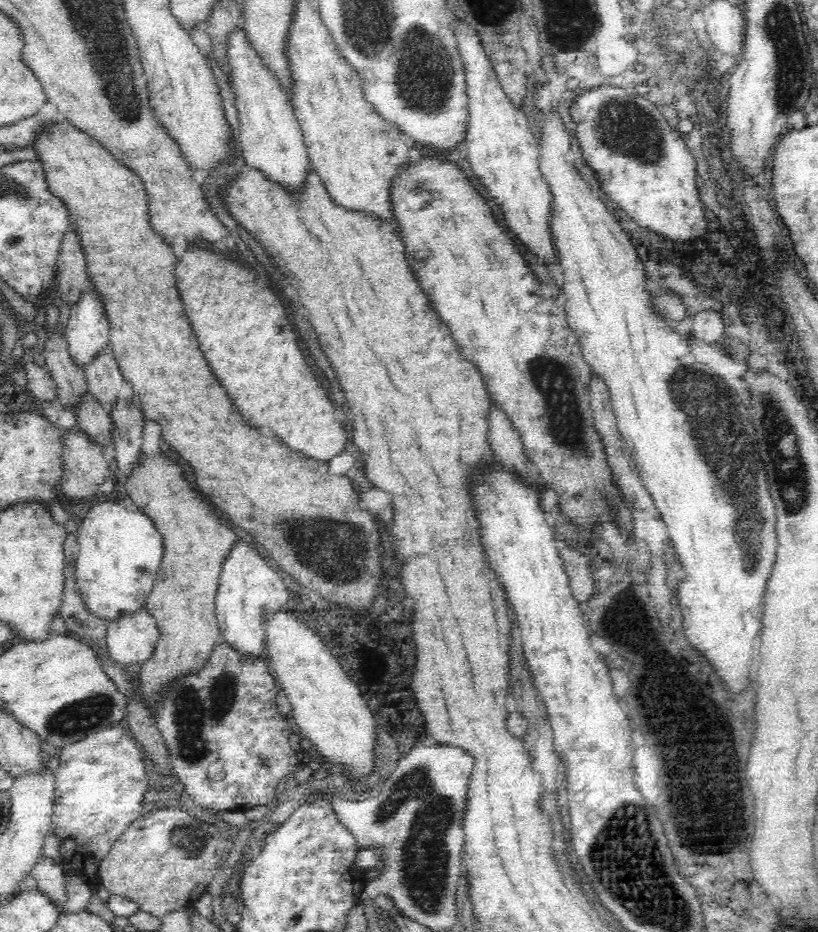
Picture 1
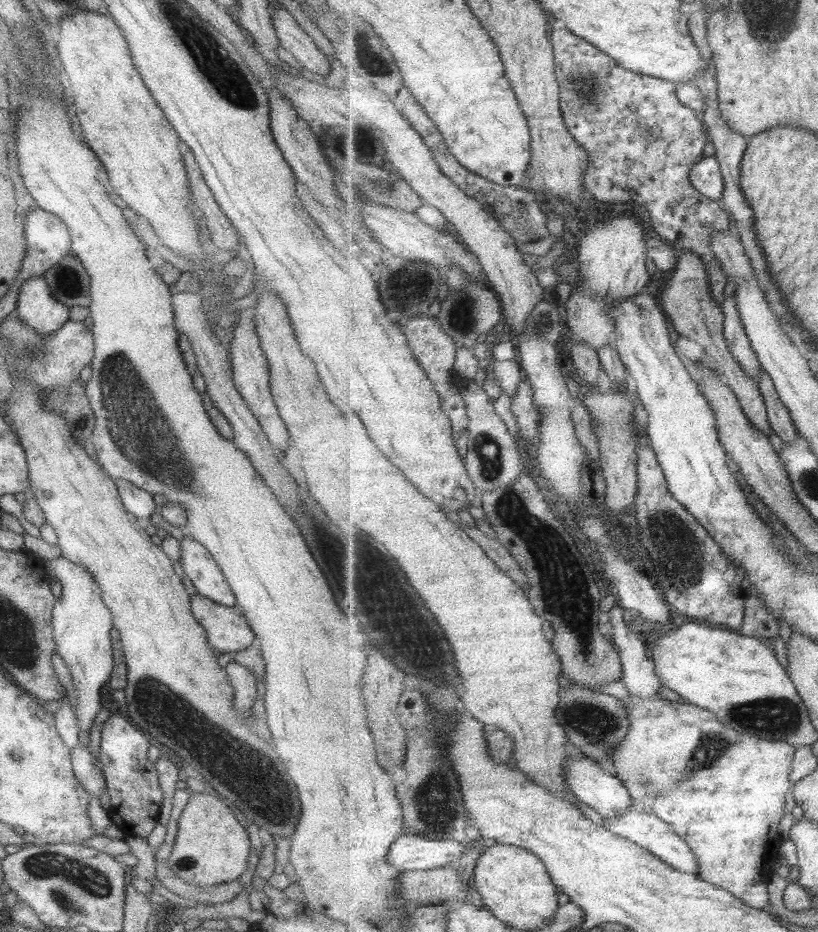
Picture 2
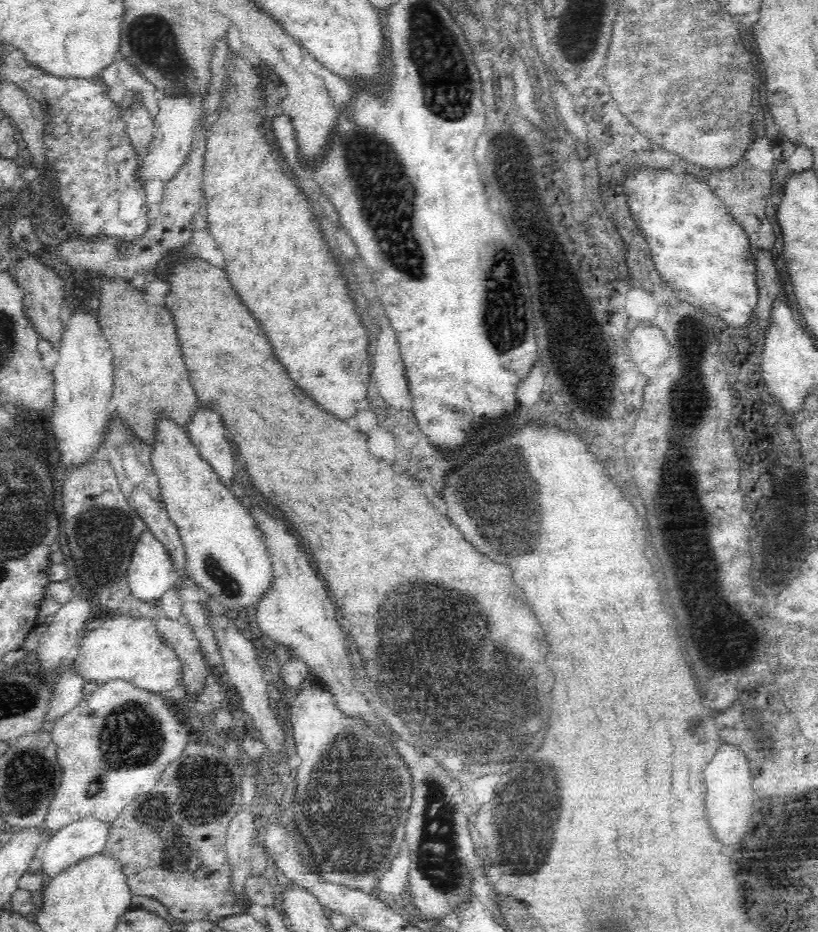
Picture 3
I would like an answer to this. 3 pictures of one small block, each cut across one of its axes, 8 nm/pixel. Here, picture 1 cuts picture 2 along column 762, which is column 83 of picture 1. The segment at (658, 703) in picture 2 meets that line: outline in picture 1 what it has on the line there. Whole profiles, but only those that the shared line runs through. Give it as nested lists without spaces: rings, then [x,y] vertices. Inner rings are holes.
[[[111,727],[65,745],[60,752],[60,766],[55,772],[56,790],[51,812],[51,830],[58,839],[56,849],[59,864],[63,868],[65,899],[61,912],[73,913],[86,909],[88,902],[97,895],[100,885],[99,866],[128,830],[128,826],[145,811],[142,802],[150,782],[146,773],[146,754],[132,735],[121,728]]]

